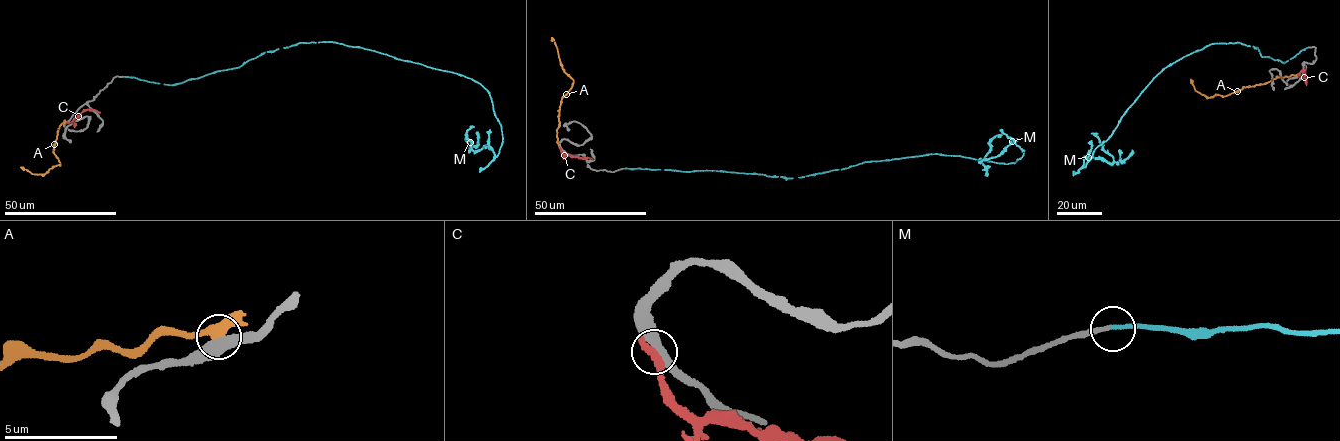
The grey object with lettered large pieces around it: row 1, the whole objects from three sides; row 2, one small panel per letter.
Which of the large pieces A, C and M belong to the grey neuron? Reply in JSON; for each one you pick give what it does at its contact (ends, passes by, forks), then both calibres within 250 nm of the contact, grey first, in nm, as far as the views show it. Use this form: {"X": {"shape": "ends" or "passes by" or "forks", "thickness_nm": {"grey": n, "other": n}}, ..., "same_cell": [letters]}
{"M": {"shape": "ends", "thickness_nm": {"grey": 220, "other": 180}}, "same_cell": ["M"]}

